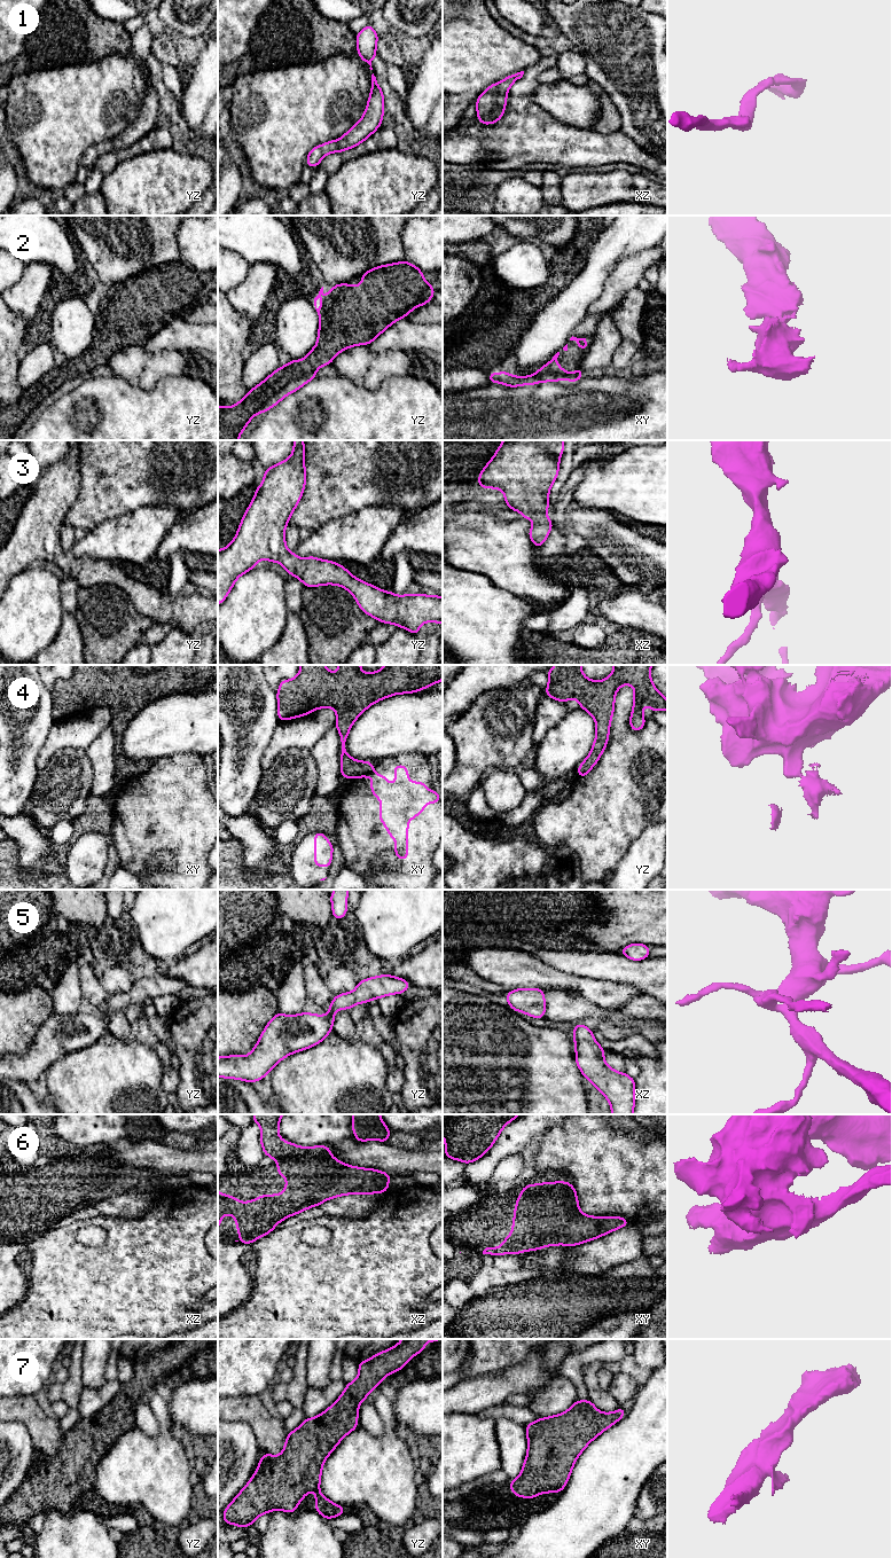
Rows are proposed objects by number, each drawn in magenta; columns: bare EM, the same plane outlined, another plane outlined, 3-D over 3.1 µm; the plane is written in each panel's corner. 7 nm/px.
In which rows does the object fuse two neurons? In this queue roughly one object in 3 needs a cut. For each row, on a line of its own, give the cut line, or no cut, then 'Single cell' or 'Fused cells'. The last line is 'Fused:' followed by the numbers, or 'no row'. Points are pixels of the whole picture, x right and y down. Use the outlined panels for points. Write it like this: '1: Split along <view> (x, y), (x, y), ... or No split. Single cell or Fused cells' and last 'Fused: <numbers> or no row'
1: No split. Single cell
2: No split. Single cell
3: No split. Single cell
4: Split along xy (372, 766), (364, 775). Fused cells
5: No split. Single cell
6: Split along xy (579, 1211), (578, 1229), (566, 1235), (565, 1244). Fused cells
7: No split. Single cell
Fused: 4, 6

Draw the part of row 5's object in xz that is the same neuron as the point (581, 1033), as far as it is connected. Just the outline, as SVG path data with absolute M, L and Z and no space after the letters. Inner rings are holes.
M582 1024L572 1025L576 1063L582 1075L605 1096L612 1114L633 1114L635 1079L605 1064L605 1050L595 1041L592 1029Z

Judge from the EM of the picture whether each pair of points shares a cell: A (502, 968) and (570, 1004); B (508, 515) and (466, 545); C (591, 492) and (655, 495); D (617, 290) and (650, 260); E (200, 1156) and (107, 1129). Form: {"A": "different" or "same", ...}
{"A": "different", "B": "different", "C": "same", "D": "same", "E": "same"}

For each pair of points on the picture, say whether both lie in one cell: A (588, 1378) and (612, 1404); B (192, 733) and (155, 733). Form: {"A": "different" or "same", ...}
{"A": "same", "B": "same"}

